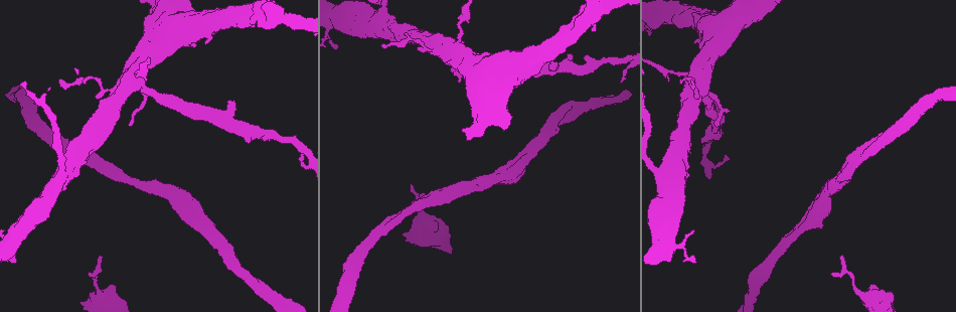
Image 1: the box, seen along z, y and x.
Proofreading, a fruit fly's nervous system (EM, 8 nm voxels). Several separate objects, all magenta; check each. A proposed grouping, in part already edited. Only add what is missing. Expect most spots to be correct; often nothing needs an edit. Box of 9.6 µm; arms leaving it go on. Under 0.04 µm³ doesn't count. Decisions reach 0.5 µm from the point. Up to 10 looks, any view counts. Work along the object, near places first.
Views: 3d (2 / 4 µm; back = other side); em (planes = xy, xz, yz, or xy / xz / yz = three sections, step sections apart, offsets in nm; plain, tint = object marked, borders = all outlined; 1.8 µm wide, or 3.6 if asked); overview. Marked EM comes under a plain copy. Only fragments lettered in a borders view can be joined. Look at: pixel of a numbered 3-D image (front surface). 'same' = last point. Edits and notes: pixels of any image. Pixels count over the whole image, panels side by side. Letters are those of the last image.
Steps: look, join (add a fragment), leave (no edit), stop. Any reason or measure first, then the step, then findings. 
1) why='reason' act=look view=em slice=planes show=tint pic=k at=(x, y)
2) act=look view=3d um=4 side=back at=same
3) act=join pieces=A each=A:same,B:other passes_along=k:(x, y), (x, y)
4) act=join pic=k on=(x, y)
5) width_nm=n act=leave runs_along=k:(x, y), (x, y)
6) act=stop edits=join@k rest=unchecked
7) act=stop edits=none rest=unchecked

why='branch stops here' act=look view=3d um=2 pic=1 at=(831, 274)

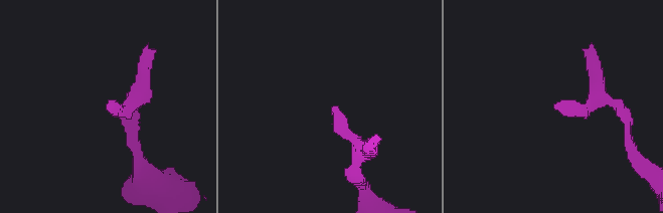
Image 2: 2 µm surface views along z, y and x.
why='need the tissue' act=look view=em slice=planes show=borders pic=2 at=(556, 104)

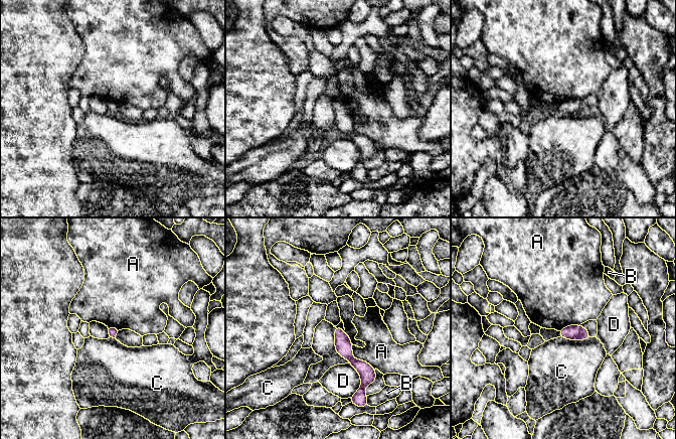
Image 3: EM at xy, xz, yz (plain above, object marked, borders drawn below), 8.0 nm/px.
width_nm=70 act=leave each=A:other,B:other,C:other,D:other runs_along=3:(337, 329), (363, 385) found='no lettered fragment goes on from it'

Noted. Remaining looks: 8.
why='branch stops here' act=look view=em slice=planes show=borders pic=1 at=(233, 100)

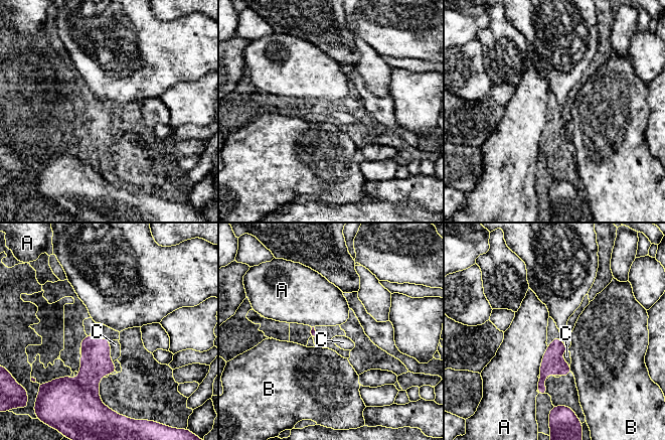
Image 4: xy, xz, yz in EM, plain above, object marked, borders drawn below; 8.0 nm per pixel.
longest_contact=A:240nm act=leave each=A:other,B:other,C:other found='no lettered fragment goes on from it'

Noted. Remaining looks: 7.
why='a narrow waist' act=look view=3d um=4 side=back pic=1 at=(671, 72)

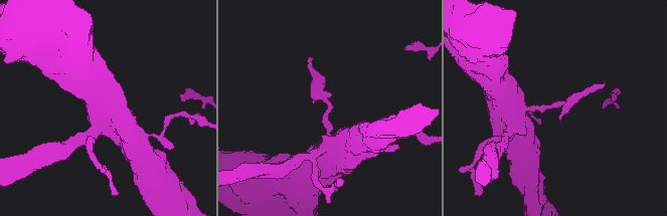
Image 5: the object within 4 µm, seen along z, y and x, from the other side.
act=look view=em slice=planes show=borders pic=5 at=(327, 103)

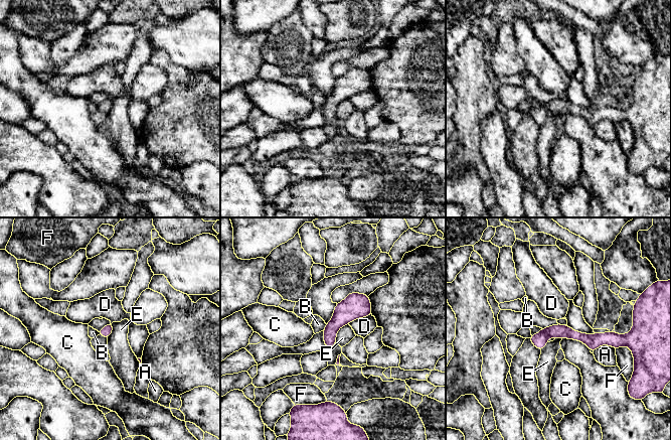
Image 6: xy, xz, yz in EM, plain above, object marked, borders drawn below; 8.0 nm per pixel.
act=leave each=A:other,B:other,C:other,D:other,E:other,F:other border=6:(348, 323), (338, 330), (336, 343) found='no lettered fragment goes on from it'

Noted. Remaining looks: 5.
why='free end' act=look view=3d um=2 pic=1 at=(692, 82)

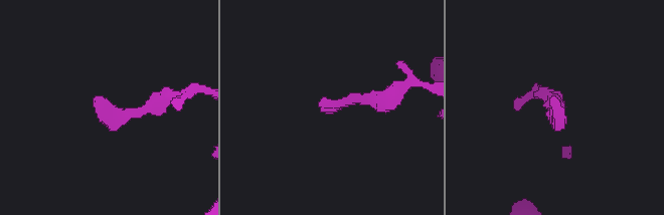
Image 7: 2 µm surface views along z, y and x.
why='shape alone is not enough' act=look view=em slice=xy step=16 show=borders pic=7 at=(95, 102)

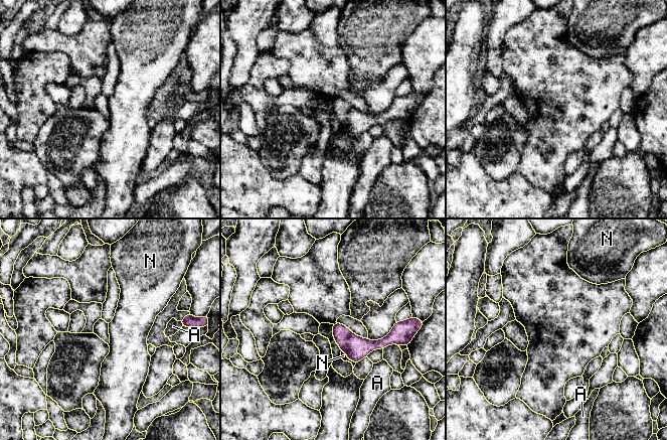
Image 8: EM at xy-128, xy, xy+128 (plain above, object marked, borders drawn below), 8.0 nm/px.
act=look view=em slice=planes show=borders at=same

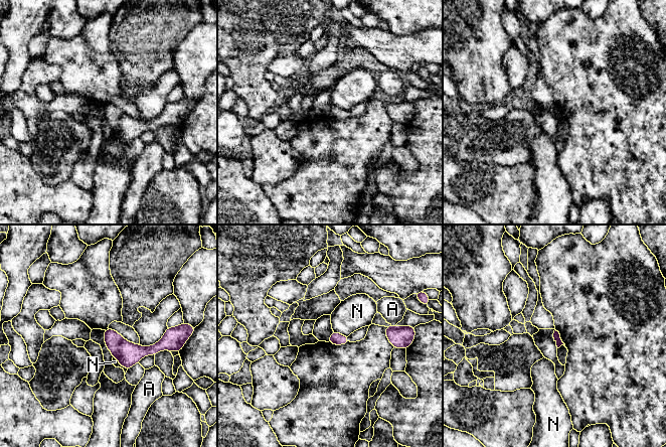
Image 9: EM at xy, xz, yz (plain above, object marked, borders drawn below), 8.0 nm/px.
act=leave each=A:other,N:other border=9:(113, 356), (127, 369) found='no lettered fragment goes on from it'

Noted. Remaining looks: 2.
act=stop edits=none rest=unchecked

